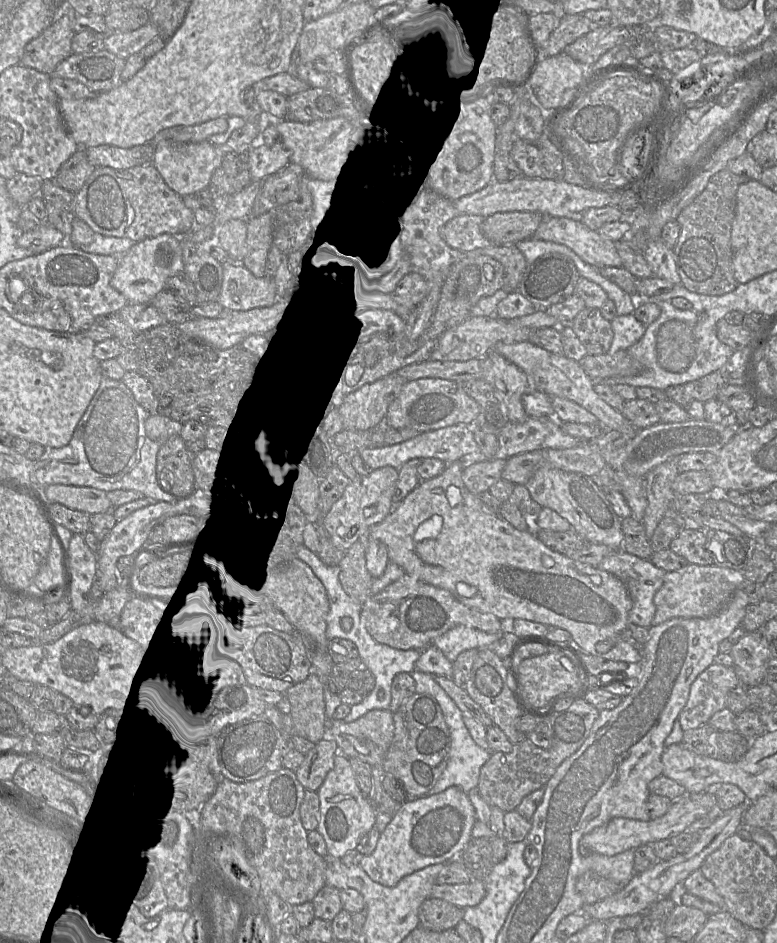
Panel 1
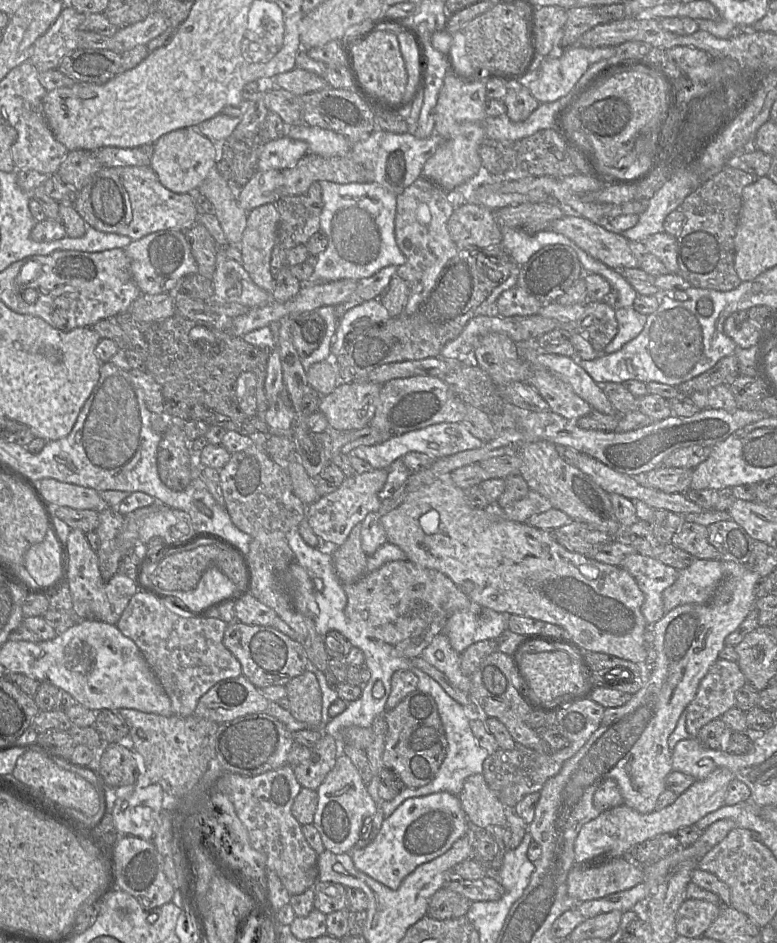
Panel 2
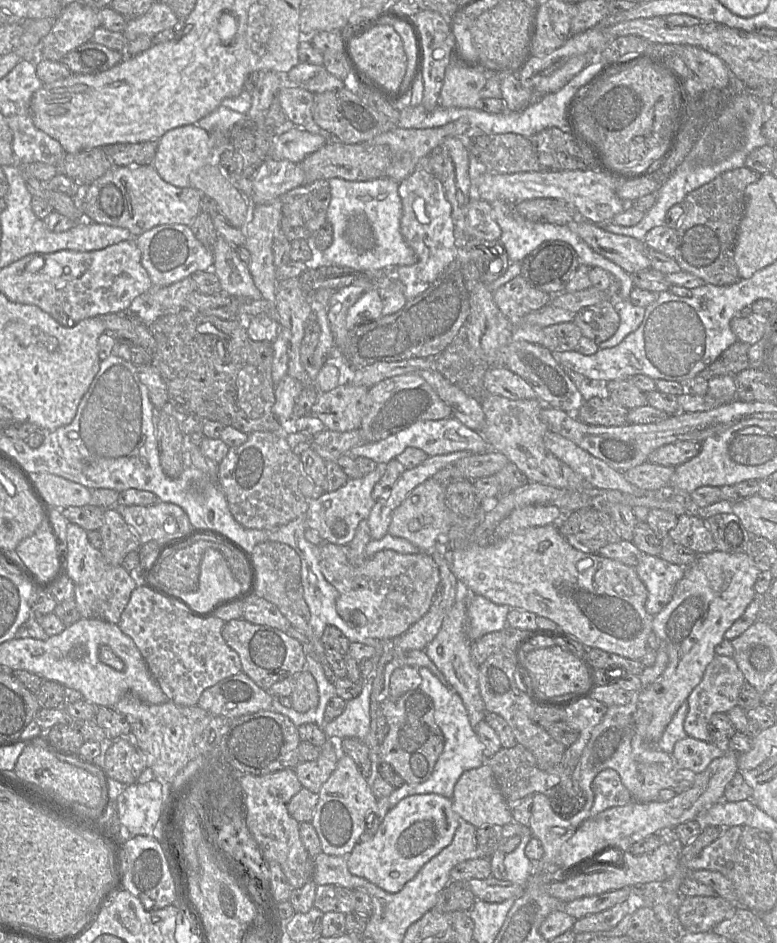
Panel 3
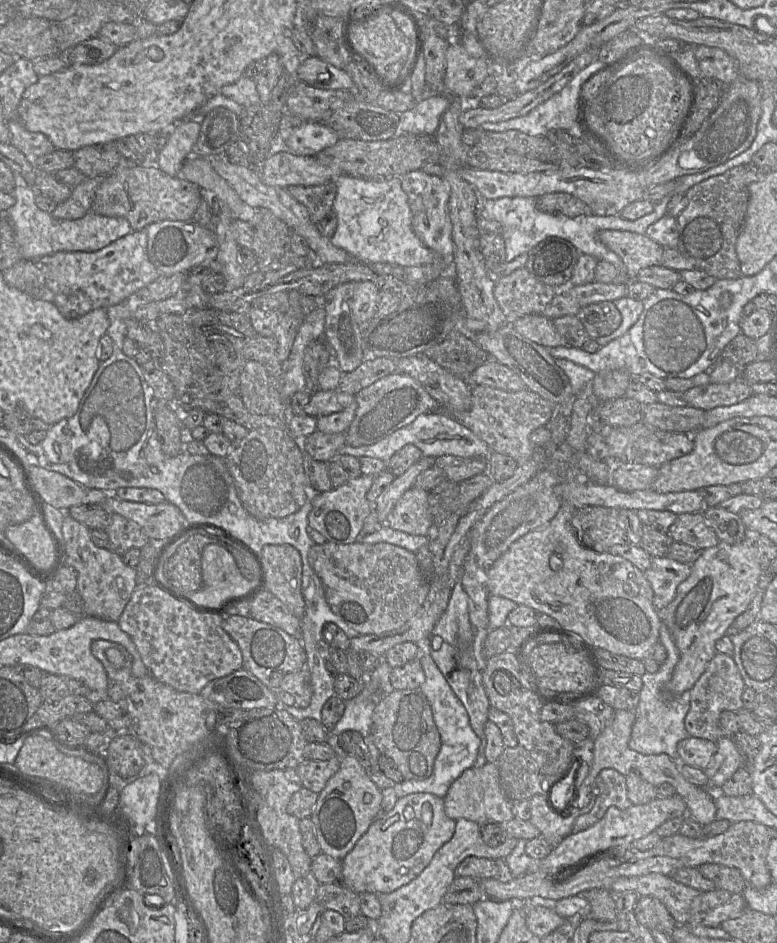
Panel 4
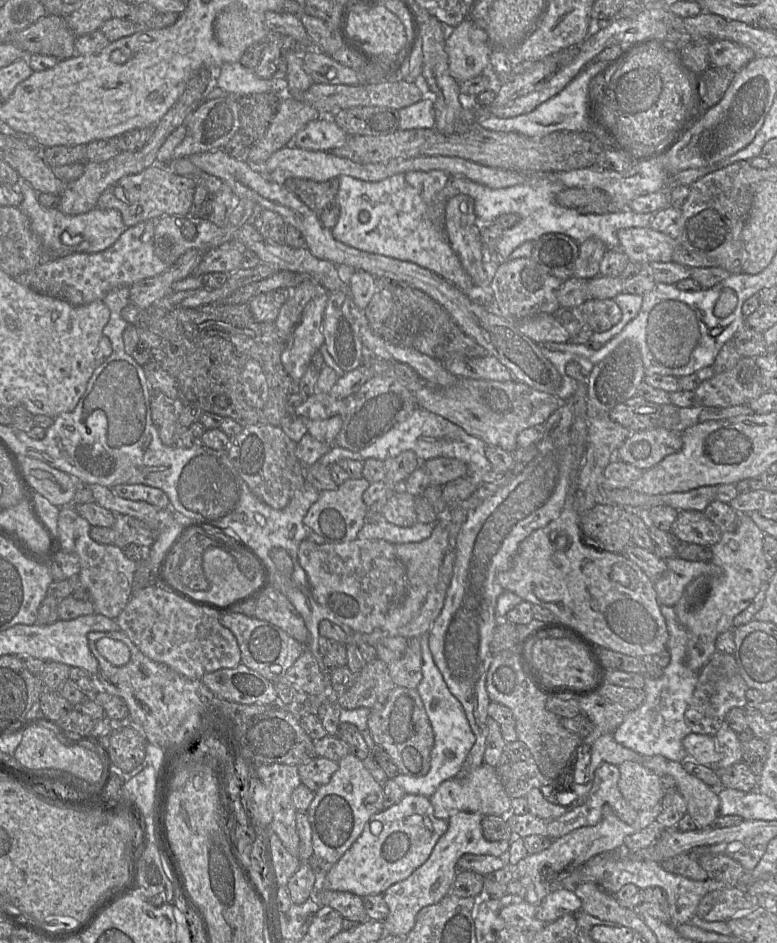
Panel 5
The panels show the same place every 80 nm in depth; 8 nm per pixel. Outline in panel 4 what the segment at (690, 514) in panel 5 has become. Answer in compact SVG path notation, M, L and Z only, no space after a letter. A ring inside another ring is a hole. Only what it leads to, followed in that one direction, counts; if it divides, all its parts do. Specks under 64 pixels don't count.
M702 512L678 515L668 534L673 541L700 549L711 548L720 542Z

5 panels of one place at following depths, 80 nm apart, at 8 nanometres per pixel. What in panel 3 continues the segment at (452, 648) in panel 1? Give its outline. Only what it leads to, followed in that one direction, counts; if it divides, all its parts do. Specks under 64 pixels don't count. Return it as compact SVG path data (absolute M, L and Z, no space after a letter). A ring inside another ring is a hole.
M471 595L468 599L466 634L471 642L477 641L485 634L502 631L507 626L507 615L510 611L507 605L498 605L480 595Z

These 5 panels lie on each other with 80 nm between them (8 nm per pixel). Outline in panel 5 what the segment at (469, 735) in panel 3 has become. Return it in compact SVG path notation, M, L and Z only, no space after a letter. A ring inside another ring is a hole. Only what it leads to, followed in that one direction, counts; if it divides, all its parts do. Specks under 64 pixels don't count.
M423 634L419 639L423 661L423 678L416 689L423 701L425 711L434 732L431 767L429 772L423 777L411 777L399 774L394 778L394 781L406 794L422 795L429 798L436 792L442 782L455 778L460 774L463 763L473 747L476 738L472 732L463 706L448 689L440 670L433 660L429 649L428 634ZM434 699L438 701L436 708L431 707L431 702Z

